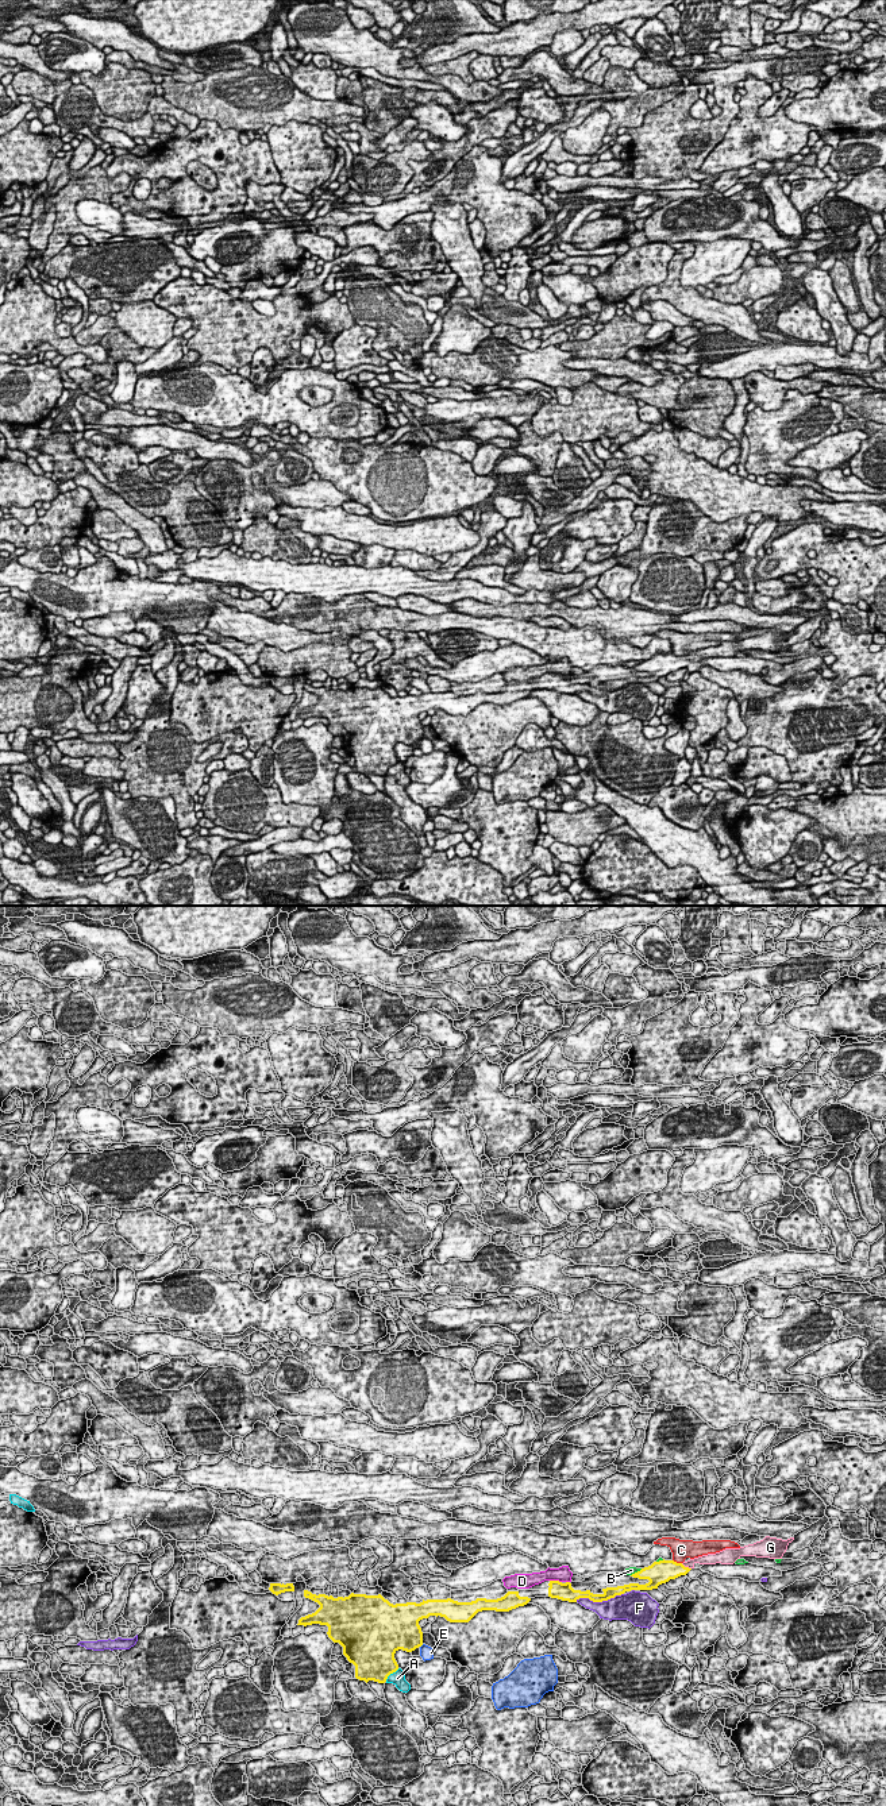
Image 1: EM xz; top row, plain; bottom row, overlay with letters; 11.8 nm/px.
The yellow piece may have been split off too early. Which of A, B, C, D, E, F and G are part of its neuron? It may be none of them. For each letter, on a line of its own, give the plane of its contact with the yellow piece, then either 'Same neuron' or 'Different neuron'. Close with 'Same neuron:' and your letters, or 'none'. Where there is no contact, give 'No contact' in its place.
A: Touches yellow in xz. Different neuron
B: Touches yellow in xz. Different neuron
C: Touches yellow in xz. Different neuron
D: Touches yellow in xz. Different neuron
E: No contact. Different neuron
F: Touches yellow in xz. Different neuron
G: Touches yellow in xz. Same neuron
Same neuron: G

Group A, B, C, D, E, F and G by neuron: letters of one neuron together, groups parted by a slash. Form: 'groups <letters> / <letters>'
groups A / B / C / D / E / F / G

